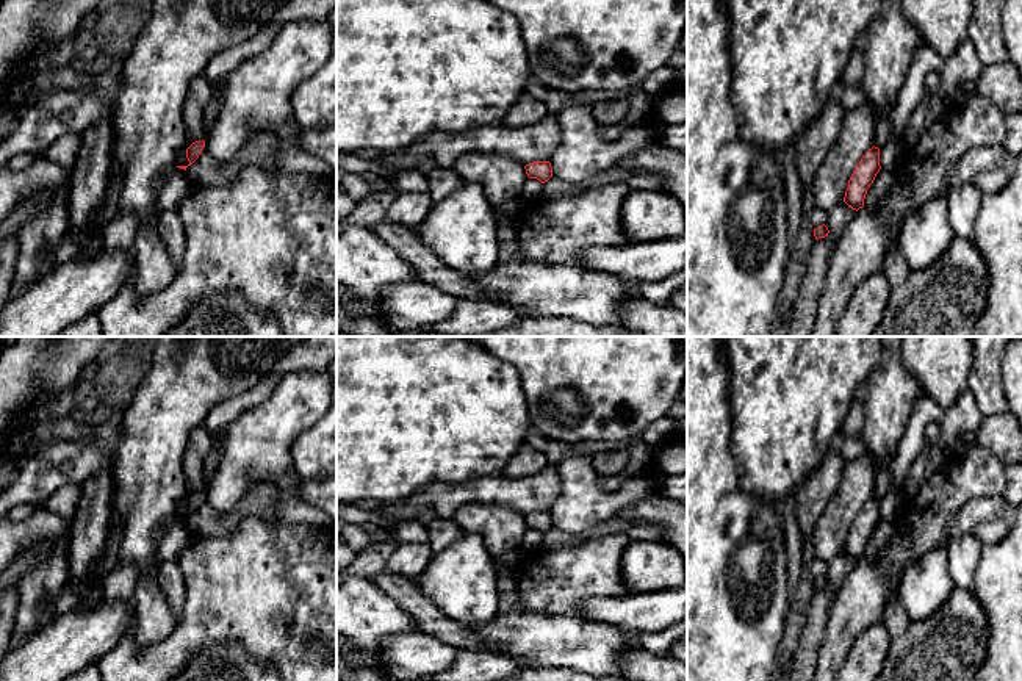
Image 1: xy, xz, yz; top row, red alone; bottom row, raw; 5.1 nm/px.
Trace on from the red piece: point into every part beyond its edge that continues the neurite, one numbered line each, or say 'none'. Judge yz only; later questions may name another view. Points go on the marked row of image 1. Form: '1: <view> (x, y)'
none

